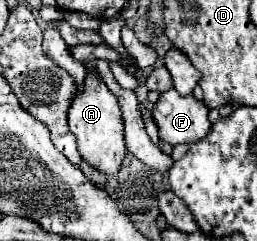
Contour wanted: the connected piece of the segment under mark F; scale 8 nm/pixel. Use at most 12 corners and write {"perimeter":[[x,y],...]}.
{"perimeter":[[175,89],[151,109],[169,145],[201,141],[211,129],[203,101]]}

